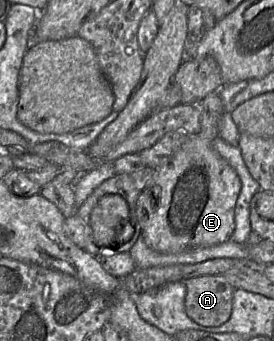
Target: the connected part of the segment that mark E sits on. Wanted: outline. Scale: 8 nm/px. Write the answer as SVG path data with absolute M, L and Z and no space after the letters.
M189 134L187 140L162 166L155 169L150 180L151 192L156 199L152 208L142 201L140 194L136 217L140 235L151 249L162 253L178 253L198 247L210 247L230 240L235 228L235 204L241 189L236 171L212 147L212 141L198 134Z

